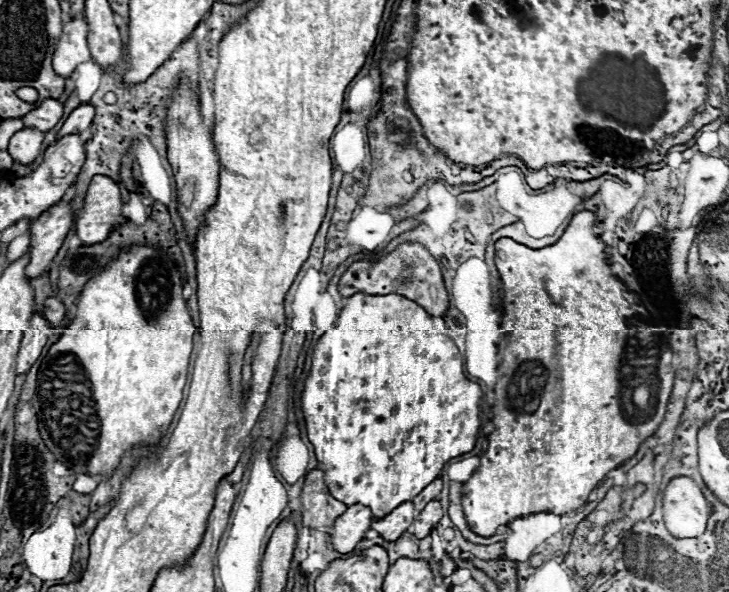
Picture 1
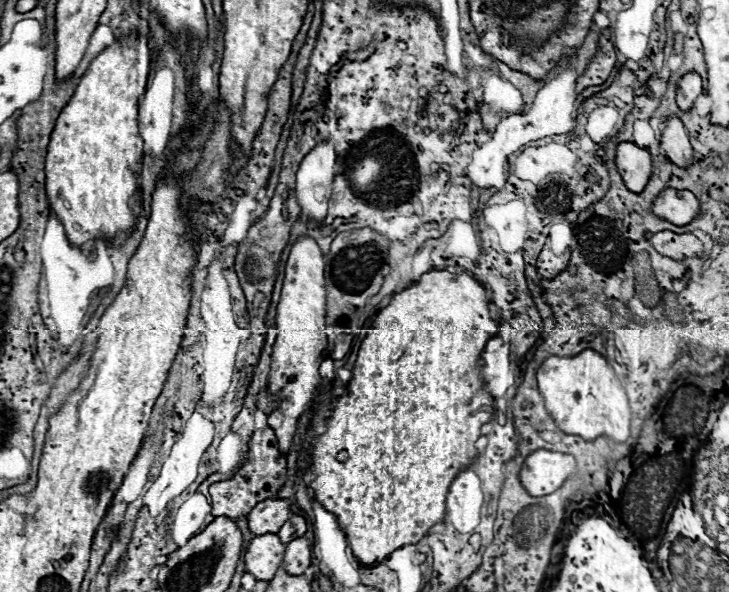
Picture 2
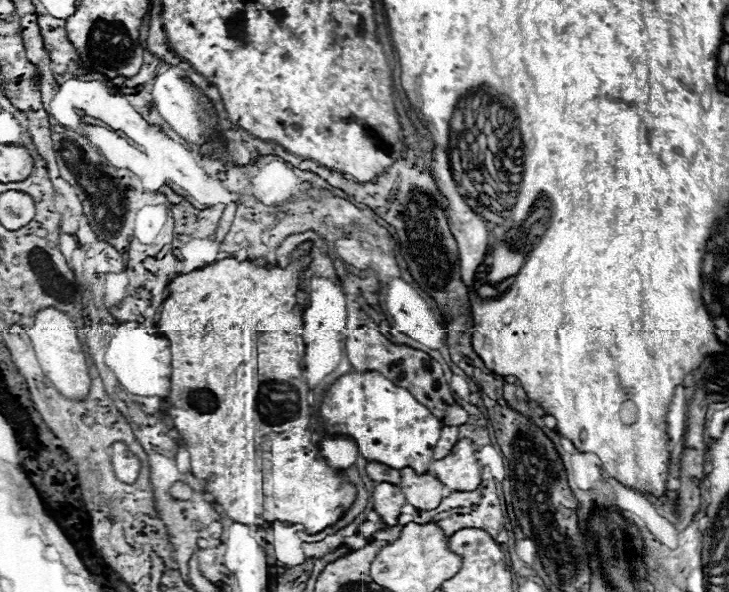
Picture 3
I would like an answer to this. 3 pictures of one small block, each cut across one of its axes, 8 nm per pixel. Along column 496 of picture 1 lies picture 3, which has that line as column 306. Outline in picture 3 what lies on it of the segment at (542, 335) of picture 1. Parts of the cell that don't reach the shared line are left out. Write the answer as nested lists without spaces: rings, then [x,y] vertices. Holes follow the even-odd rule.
[[[302,242],[294,250],[290,264],[286,268],[256,266],[250,260],[238,262],[236,258],[230,256],[224,260],[216,260],[204,268],[192,270],[190,274],[182,274],[182,276],[174,278],[168,284],[170,296],[162,304],[162,316],[160,316],[160,322],[156,324],[156,330],[164,338],[170,340],[170,348],[172,348],[172,390],[170,390],[170,398],[166,400],[166,404],[170,408],[176,408],[176,410],[168,410],[168,416],[174,418],[174,426],[192,458],[192,476],[208,482],[206,490],[216,498],[218,508],[222,512],[226,512],[226,516],[232,518],[234,522],[242,522],[249,526],[262,526],[266,522],[273,523],[274,520],[278,520],[278,522],[302,524],[308,534],[318,534],[324,528],[334,526],[346,514],[346,510],[354,504],[358,490],[354,484],[344,480],[342,470],[328,466],[326,458],[322,456],[320,446],[312,442],[312,430],[308,428],[310,426],[310,404],[306,402],[306,398],[308,398],[310,388],[302,376],[304,366],[302,366],[302,350],[300,350],[300,342],[298,342],[298,334],[302,330],[304,308],[298,304],[296,294],[300,290],[302,274],[306,270],[306,266],[310,266],[310,262],[312,262],[310,248],[312,248],[312,242]],[[196,396],[204,396],[204,412],[196,410],[196,408],[200,408],[200,404],[196,404]]]

